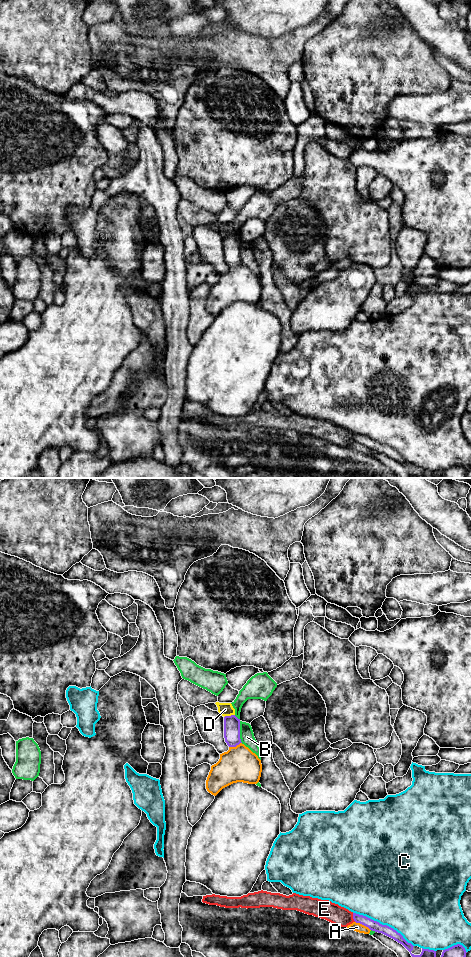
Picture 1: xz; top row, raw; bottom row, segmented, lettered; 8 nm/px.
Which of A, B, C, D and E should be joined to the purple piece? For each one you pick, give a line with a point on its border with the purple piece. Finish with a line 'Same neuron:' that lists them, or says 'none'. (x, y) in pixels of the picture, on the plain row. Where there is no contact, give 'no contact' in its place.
Same neuron: none

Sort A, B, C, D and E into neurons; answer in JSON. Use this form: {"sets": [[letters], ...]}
{"sets": [["A"], ["B"], ["C"], ["D"], ["E"]]}

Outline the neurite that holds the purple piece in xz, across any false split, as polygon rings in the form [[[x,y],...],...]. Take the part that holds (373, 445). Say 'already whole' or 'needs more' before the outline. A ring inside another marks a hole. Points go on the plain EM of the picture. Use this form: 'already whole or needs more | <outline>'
already whole | [[[353,433],[353,439],[356,443],[362,444],[372,451],[382,453],[402,464],[410,472],[412,478],[436,478],[436,471],[429,469],[422,468],[420,475],[412,474],[411,471],[413,470],[414,466],[411,463],[408,463],[400,453],[387,445],[382,445],[377,441],[356,433]]]

